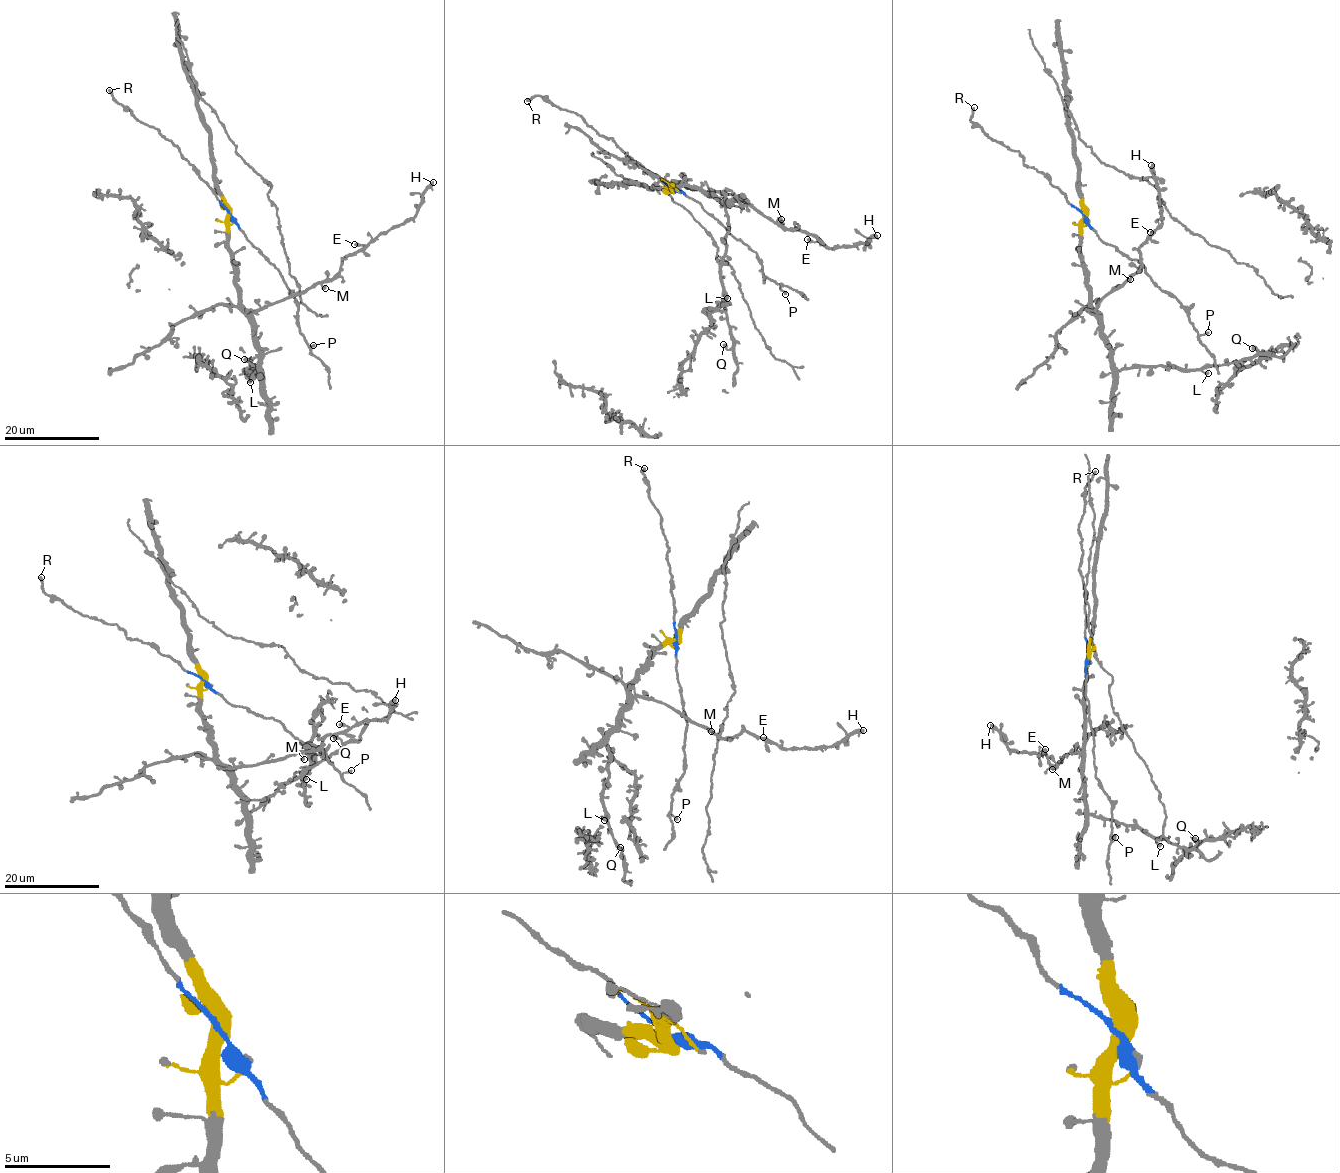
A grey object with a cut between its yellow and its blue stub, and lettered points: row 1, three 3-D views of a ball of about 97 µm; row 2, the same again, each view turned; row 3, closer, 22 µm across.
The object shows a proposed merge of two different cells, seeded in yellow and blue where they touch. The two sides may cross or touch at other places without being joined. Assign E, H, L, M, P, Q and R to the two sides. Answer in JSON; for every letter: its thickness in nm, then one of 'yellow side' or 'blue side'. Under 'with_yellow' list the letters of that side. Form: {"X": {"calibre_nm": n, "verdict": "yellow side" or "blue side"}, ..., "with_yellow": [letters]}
{"E": {"calibre_nm": 400, "verdict": "yellow side"}, "H": {"calibre_nm": 440, "verdict": "yellow side"}, "L": {"calibre_nm": 400, "verdict": "yellow side"}, "M": {"calibre_nm": 400, "verdict": "yellow side"}, "P": {"calibre_nm": 280, "verdict": "blue side"}, "Q": {"calibre_nm": 480, "verdict": "yellow side"}, "R": {"calibre_nm": 280, "verdict": "blue side"}, "with_yellow": ["E", "H", "L", "M", "Q"]}

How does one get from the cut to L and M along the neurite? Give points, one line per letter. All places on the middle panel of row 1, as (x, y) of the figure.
L: (673, 188), (676, 183), (693, 185), (722, 201), (728, 218), (721, 285), (727, 298)
M: (673, 188), (678, 183), (703, 191), (734, 194), (775, 222), (781, 218)

